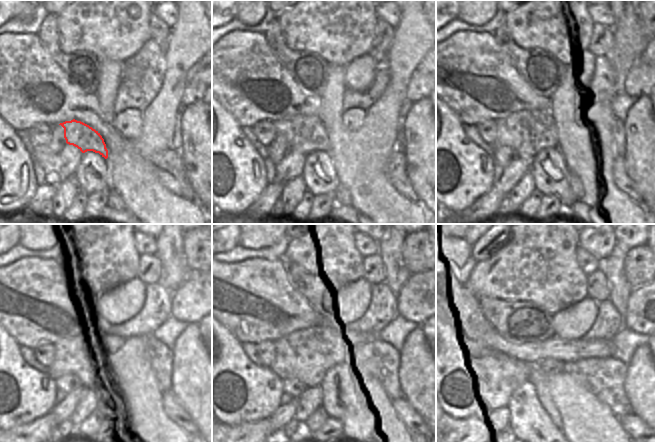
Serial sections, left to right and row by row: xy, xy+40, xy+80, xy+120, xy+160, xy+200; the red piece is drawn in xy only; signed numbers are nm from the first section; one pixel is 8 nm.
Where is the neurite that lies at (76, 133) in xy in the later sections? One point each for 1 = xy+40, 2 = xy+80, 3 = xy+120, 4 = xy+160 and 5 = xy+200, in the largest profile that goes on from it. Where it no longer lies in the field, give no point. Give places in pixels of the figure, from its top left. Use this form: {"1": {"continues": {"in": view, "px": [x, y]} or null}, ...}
{"1": {"continues": {"in": "xy+40", "px": [305, 133]}}, "2": {"continues": {"in": "xy+80", "px": [527, 132]}}, "3": {"continues": {"in": "xy+120", "px": [85, 355]}}, "4": {"continues": {"in": "xy+160", "px": [307, 355]}}, "5": {"continues": {"in": "xy+200", "px": [522, 359]}}}

